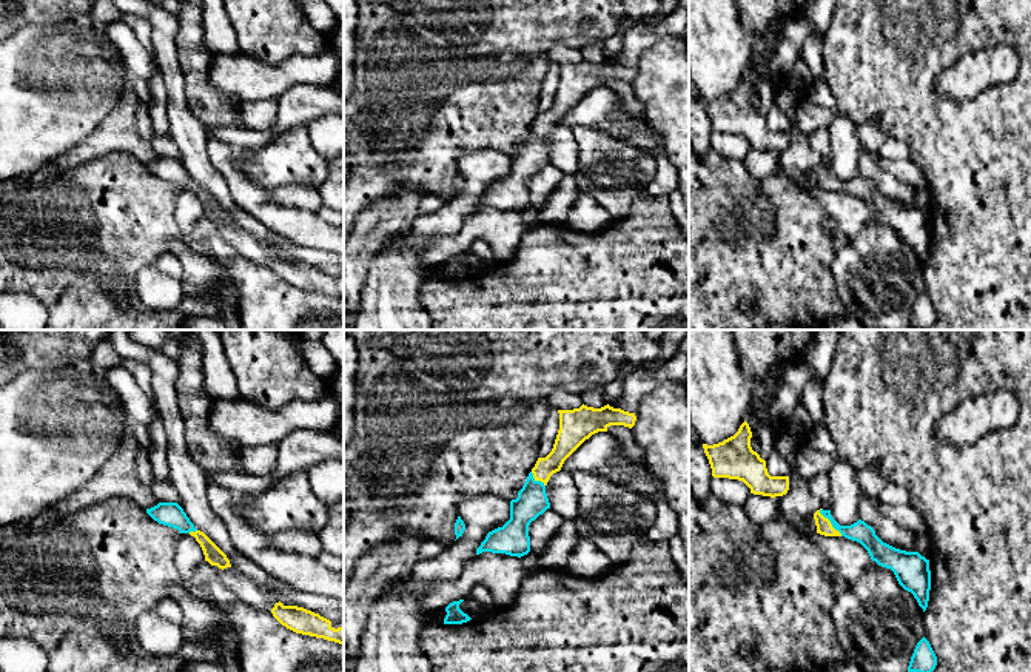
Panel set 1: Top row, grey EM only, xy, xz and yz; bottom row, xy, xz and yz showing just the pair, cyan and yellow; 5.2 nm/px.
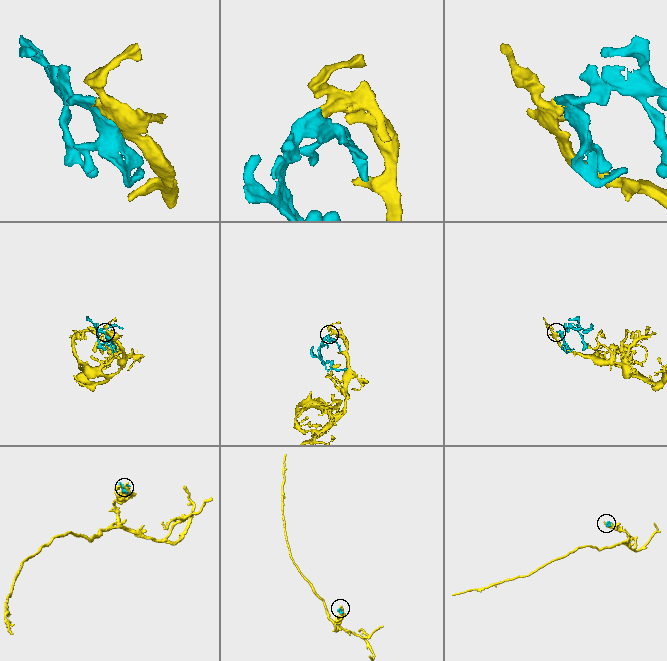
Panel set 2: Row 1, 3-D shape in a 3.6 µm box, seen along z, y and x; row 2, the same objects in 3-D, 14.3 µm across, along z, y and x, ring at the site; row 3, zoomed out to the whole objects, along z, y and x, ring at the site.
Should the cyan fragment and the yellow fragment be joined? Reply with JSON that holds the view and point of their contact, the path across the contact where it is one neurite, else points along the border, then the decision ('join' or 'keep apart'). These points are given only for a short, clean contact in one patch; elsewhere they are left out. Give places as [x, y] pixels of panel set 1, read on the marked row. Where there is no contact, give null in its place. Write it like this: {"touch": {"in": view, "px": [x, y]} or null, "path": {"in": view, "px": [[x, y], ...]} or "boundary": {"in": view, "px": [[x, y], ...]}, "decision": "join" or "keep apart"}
{"touch": {"in": "yz", "px": [831, 523]}, "path": {"in": "yz", "px": [[860, 532], [839, 530], [831, 523], [823, 524]]}, "decision": "join"}

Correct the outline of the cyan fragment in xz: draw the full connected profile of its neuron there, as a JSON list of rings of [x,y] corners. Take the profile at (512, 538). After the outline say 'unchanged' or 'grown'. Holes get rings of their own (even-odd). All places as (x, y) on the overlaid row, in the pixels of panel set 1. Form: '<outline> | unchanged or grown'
[[[609,404],[601,408],[581,405],[573,410],[558,410],[559,430],[552,452],[546,458],[538,458],[529,473],[518,498],[510,501],[510,519],[487,533],[485,539],[476,549],[482,552],[505,553],[510,556],[524,556],[530,552],[529,526],[547,509],[550,502],[546,486],[550,476],[561,470],[564,461],[592,435],[607,432],[610,425],[635,425],[635,413],[613,408]]] | grown

